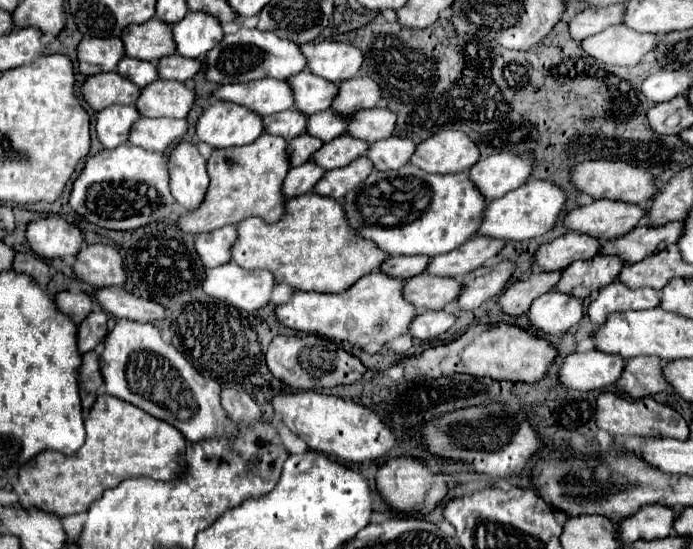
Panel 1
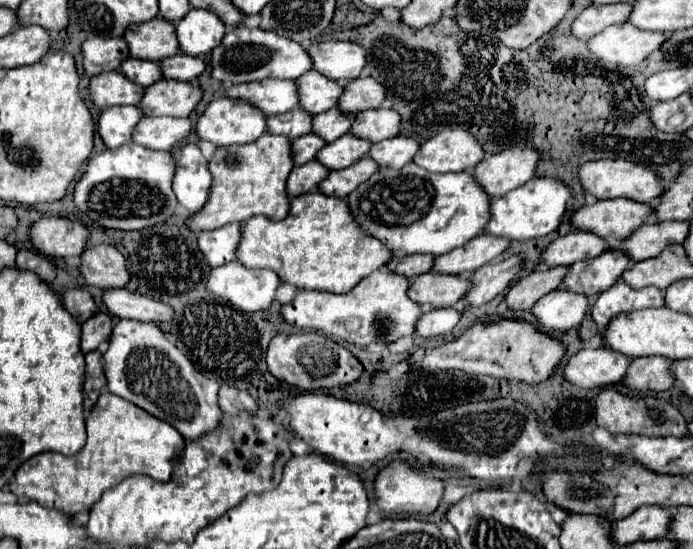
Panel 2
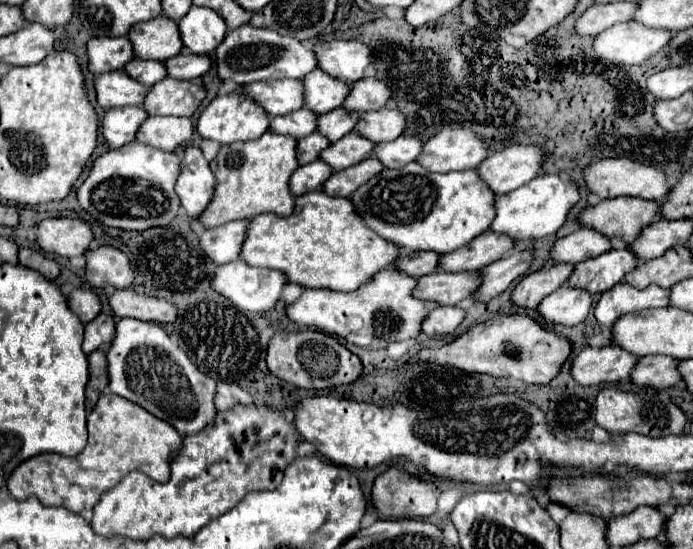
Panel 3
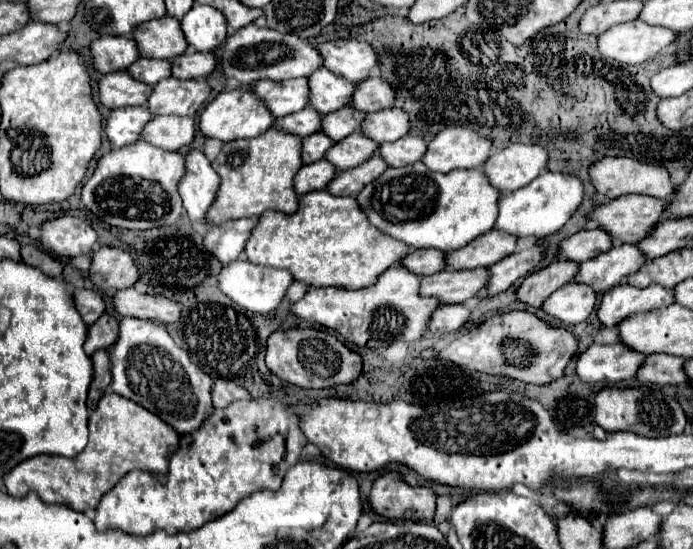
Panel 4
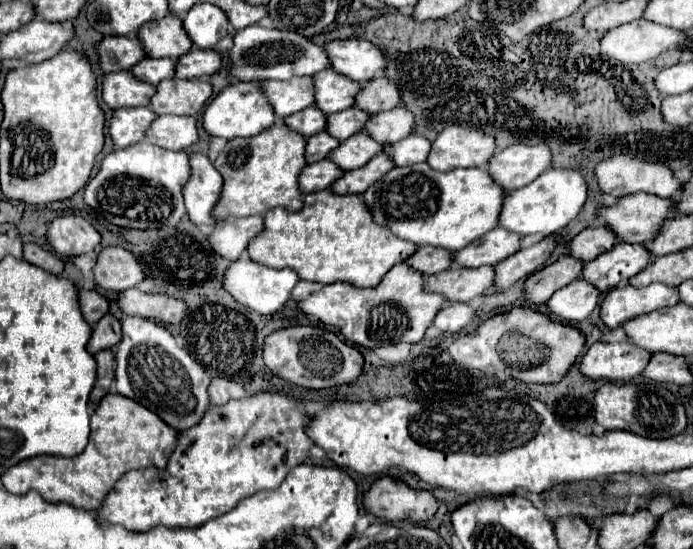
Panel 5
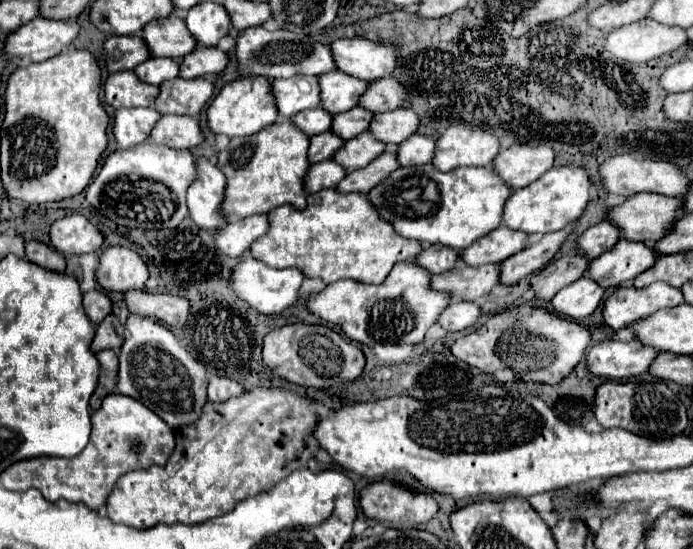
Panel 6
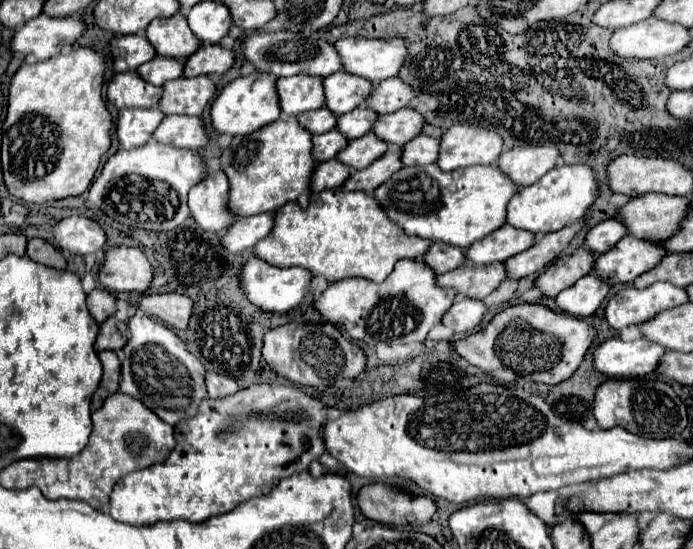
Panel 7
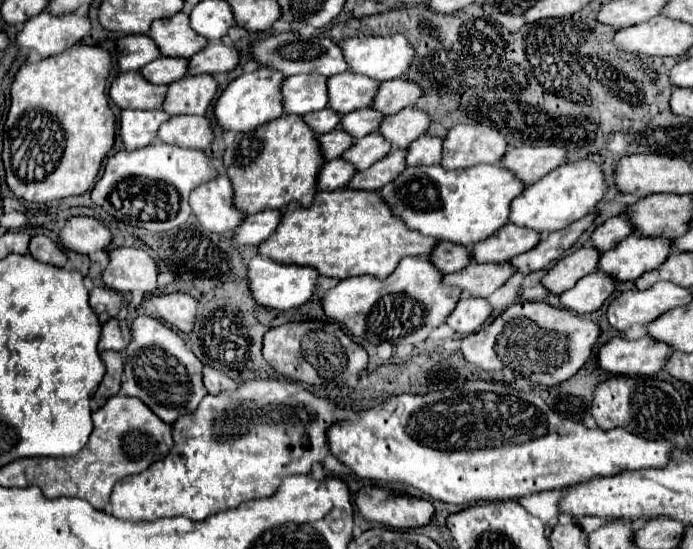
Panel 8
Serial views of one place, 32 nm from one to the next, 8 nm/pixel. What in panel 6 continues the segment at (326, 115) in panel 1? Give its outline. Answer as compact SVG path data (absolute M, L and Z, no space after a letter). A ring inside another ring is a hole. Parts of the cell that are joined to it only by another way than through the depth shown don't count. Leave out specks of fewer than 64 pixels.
M356 106L356 108L352 108L348 112L342 112L342 114L334 114L330 132L334 132L342 140L350 140L352 136L358 136L360 132L368 130L368 124L370 124L372 116L374 114L364 110L362 106Z

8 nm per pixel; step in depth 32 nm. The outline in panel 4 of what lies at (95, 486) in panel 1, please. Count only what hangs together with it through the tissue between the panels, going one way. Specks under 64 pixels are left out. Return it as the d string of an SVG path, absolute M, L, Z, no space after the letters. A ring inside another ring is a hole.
M114 392L104 394L88 418L90 440L88 446L74 458L62 458L54 454L32 456L24 460L6 476L4 484L8 492L16 498L22 498L30 492L36 492L46 504L66 504L76 512L90 512L98 506L102 494L116 486L116 482L130 470L142 468L150 472L156 480L168 480L168 462L180 446L180 434L170 428L164 420L158 420L152 412L146 412L140 404L126 400Z

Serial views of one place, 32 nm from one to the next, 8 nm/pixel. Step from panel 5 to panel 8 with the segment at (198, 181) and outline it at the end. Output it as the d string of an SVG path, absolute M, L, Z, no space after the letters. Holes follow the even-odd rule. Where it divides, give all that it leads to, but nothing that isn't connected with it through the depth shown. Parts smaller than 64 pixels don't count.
M224 172L190 192L190 208L198 222L216 234L230 234L244 218L232 206L232 184Z

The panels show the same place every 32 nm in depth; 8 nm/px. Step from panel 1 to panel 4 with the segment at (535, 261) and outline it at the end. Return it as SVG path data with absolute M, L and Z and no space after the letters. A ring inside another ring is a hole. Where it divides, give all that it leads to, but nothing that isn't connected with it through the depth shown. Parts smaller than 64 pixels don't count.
M584 228L580 232L576 232L570 238L564 238L558 244L558 258L564 260L572 260L572 262L586 262L592 260L594 256L606 252L612 248L612 240L610 236L606 236L606 232L602 232L600 228Z

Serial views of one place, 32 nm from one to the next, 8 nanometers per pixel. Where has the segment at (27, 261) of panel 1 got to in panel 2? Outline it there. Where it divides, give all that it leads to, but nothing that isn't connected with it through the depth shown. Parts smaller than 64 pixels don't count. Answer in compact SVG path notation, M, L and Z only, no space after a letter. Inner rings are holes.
M20 250L18 256L16 256L16 268L20 270L30 270L34 272L42 282L52 282L54 276L56 276L56 270L54 270L54 264L46 258L46 256L40 256L38 252L34 250Z

